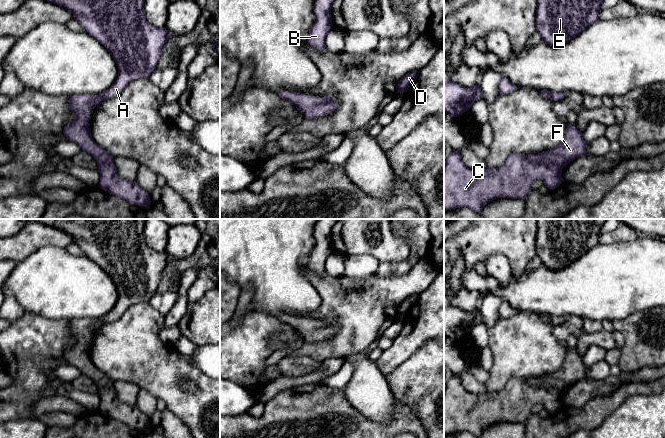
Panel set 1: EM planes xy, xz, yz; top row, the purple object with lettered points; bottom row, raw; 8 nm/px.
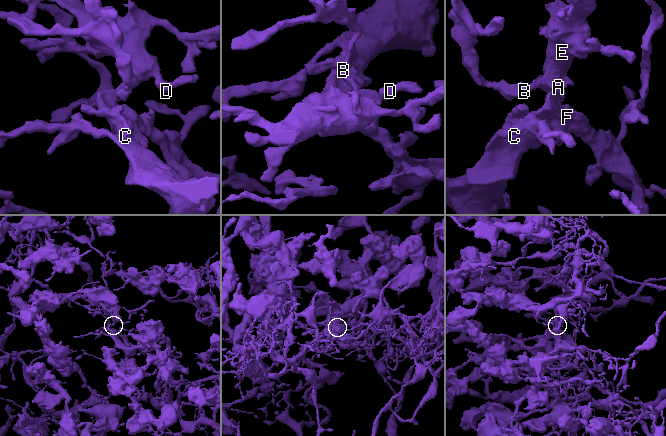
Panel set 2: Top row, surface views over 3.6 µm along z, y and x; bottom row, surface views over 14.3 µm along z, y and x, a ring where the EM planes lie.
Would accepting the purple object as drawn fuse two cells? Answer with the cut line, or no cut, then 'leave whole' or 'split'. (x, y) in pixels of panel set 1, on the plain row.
no cut | leave whole

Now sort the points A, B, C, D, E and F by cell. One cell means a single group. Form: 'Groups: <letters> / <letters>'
Groups: A B C D E F

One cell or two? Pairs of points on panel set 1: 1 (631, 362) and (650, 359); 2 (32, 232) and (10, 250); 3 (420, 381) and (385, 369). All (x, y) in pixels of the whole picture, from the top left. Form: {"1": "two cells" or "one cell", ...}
{"1": "one cell", "2": "one cell", "3": "two cells"}

